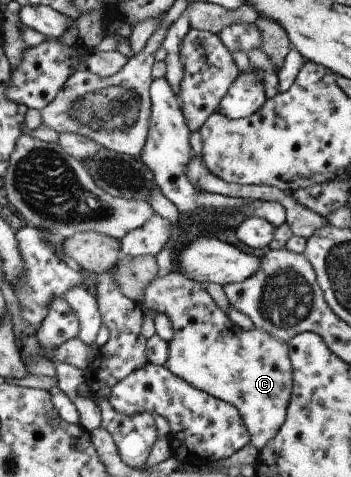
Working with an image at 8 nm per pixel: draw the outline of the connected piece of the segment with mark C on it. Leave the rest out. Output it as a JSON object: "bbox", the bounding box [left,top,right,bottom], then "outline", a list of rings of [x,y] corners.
{"bbox":[140,271,292,450],"outline":[[[173,271],[157,276],[144,290],[144,298],[140,305],[145,311],[153,309],[162,313],[172,325],[172,338],[167,342],[164,366],[189,385],[233,405],[244,421],[249,442],[260,450],[284,422],[291,397],[292,367],[287,344],[255,327],[249,331],[241,330],[215,305],[204,285],[183,277],[179,272]]]}

